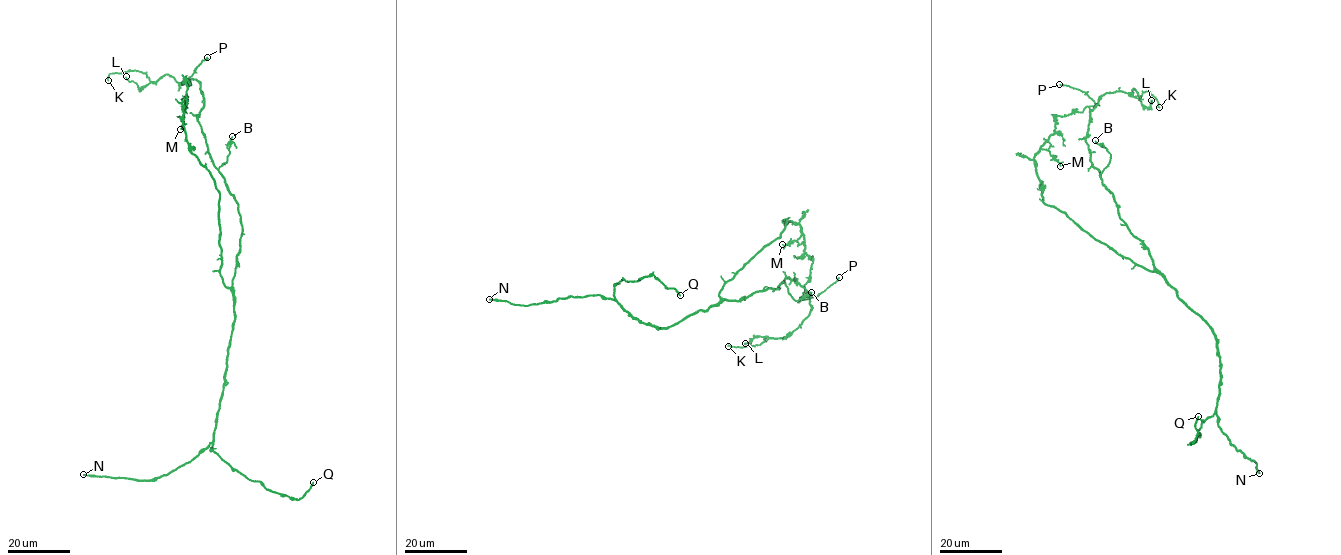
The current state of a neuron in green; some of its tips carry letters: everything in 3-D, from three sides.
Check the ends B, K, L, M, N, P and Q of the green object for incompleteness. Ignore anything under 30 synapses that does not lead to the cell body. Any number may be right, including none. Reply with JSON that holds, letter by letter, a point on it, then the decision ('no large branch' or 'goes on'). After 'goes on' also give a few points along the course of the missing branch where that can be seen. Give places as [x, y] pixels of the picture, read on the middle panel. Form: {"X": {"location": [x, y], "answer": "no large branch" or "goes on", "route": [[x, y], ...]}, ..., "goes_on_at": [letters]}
{"B": {"location": [811, 292], "answer": "no large branch"}, "K": {"location": [728, 346], "answer": "no large branch"}, "L": {"location": [745, 343], "answer": "no large branch"}, "M": {"location": [782, 244], "answer": "no large branch"}, "N": {"location": [489, 299], "answer": "goes on"}, "P": {"location": [839, 277], "answer": "no large branch"}, "Q": {"location": [680, 295], "answer": "goes on", "route": [[680, 295], [699, 297], [716, 293], [734, 307], [734, 315], [708, 347], [702, 370], [705, 381], [725, 398]]}, "goes_on_at": ["N", "Q"]}

